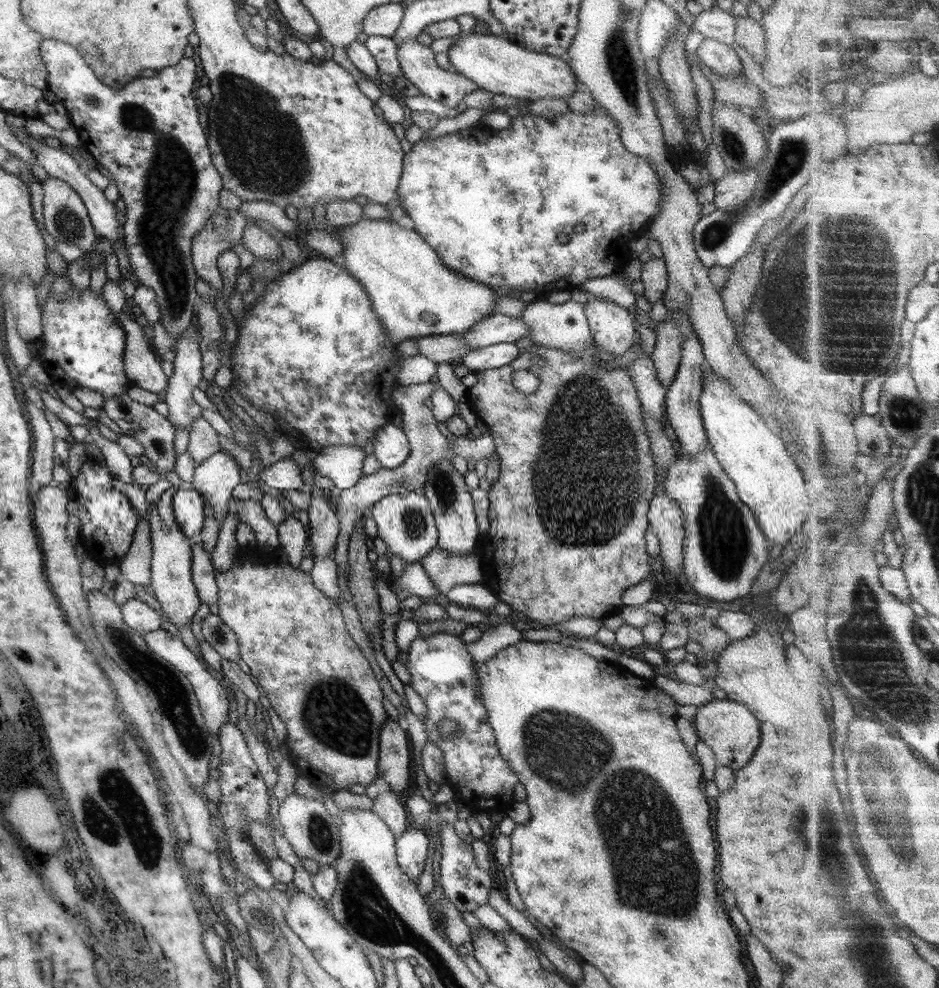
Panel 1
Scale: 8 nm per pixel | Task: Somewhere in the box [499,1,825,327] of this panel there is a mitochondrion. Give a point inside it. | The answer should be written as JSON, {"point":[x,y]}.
{"point":[793,152]}

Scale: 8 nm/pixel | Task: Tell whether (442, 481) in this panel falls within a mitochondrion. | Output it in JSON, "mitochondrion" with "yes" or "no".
{"mitochondrion":"yes"}

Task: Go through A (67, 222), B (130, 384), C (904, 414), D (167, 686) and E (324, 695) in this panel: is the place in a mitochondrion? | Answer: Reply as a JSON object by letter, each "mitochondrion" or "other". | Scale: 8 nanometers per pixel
{"A":"mitochondrion","B":"other","C":"mitochondrion","D":"mitochondrion","E":"mitochondrion"}

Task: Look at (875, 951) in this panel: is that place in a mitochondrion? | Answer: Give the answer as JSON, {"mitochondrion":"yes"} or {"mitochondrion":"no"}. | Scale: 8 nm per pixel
{"mitochondrion":"yes"}

